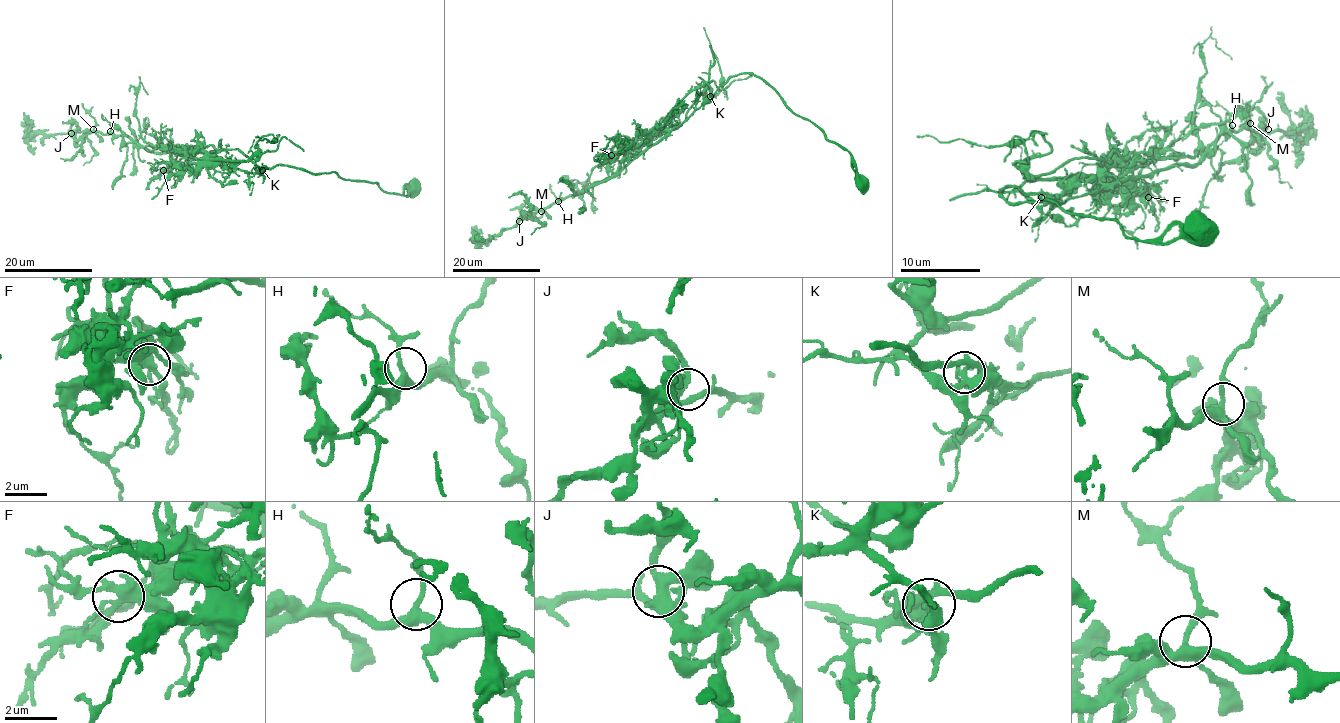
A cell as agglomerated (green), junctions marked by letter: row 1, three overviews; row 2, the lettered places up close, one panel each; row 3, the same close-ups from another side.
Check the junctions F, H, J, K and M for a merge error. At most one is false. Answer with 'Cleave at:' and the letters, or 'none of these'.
Cleave at: K

